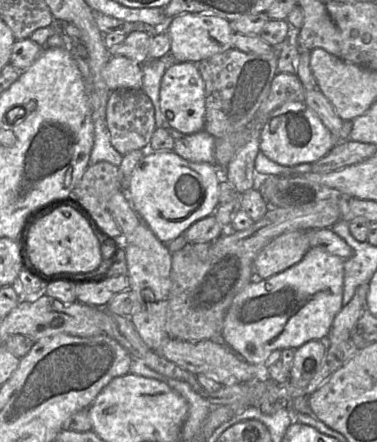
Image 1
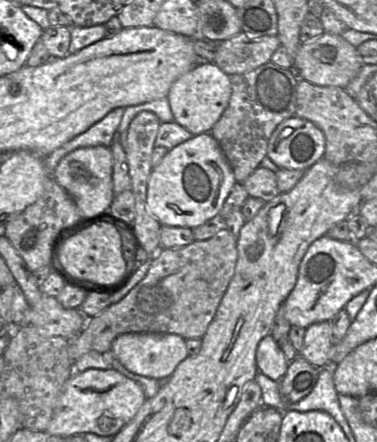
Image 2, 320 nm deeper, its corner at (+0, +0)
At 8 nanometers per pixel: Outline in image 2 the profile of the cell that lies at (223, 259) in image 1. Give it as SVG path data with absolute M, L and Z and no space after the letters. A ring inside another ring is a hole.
M225 228L213 237L193 241L187 246L161 249L157 252L145 277L119 302L110 304L97 316L88 319L80 333L69 342L69 357L73 363L89 351L111 354L113 341L127 333L176 334L183 339L201 339L213 320L217 308L235 273L238 258L237 239Z

